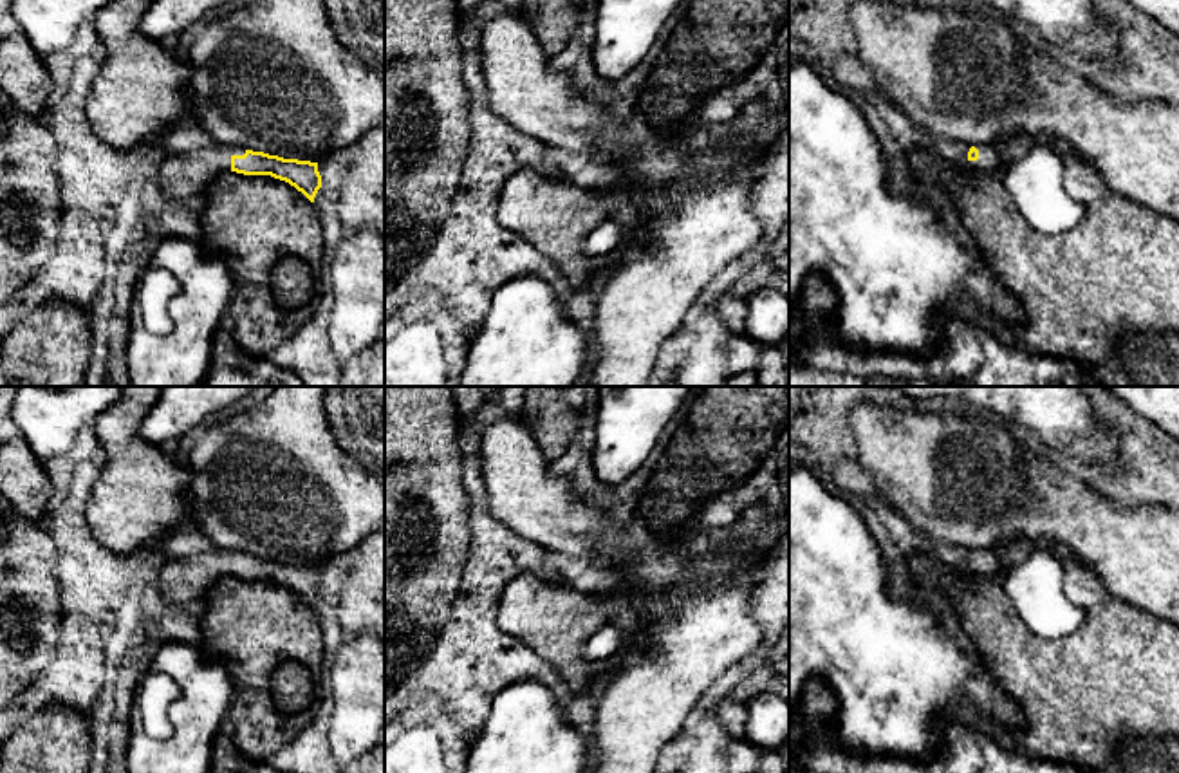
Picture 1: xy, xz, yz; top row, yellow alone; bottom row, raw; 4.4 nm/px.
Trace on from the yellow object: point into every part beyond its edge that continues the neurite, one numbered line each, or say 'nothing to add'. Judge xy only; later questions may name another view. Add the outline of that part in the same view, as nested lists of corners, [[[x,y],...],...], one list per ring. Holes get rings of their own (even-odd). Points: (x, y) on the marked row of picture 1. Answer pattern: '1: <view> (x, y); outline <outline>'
1: xy (183, 177); outline [[[213,143],[182,154],[168,154],[155,172],[155,181],[170,202],[199,200],[206,186],[231,170],[231,157],[246,148]]]

